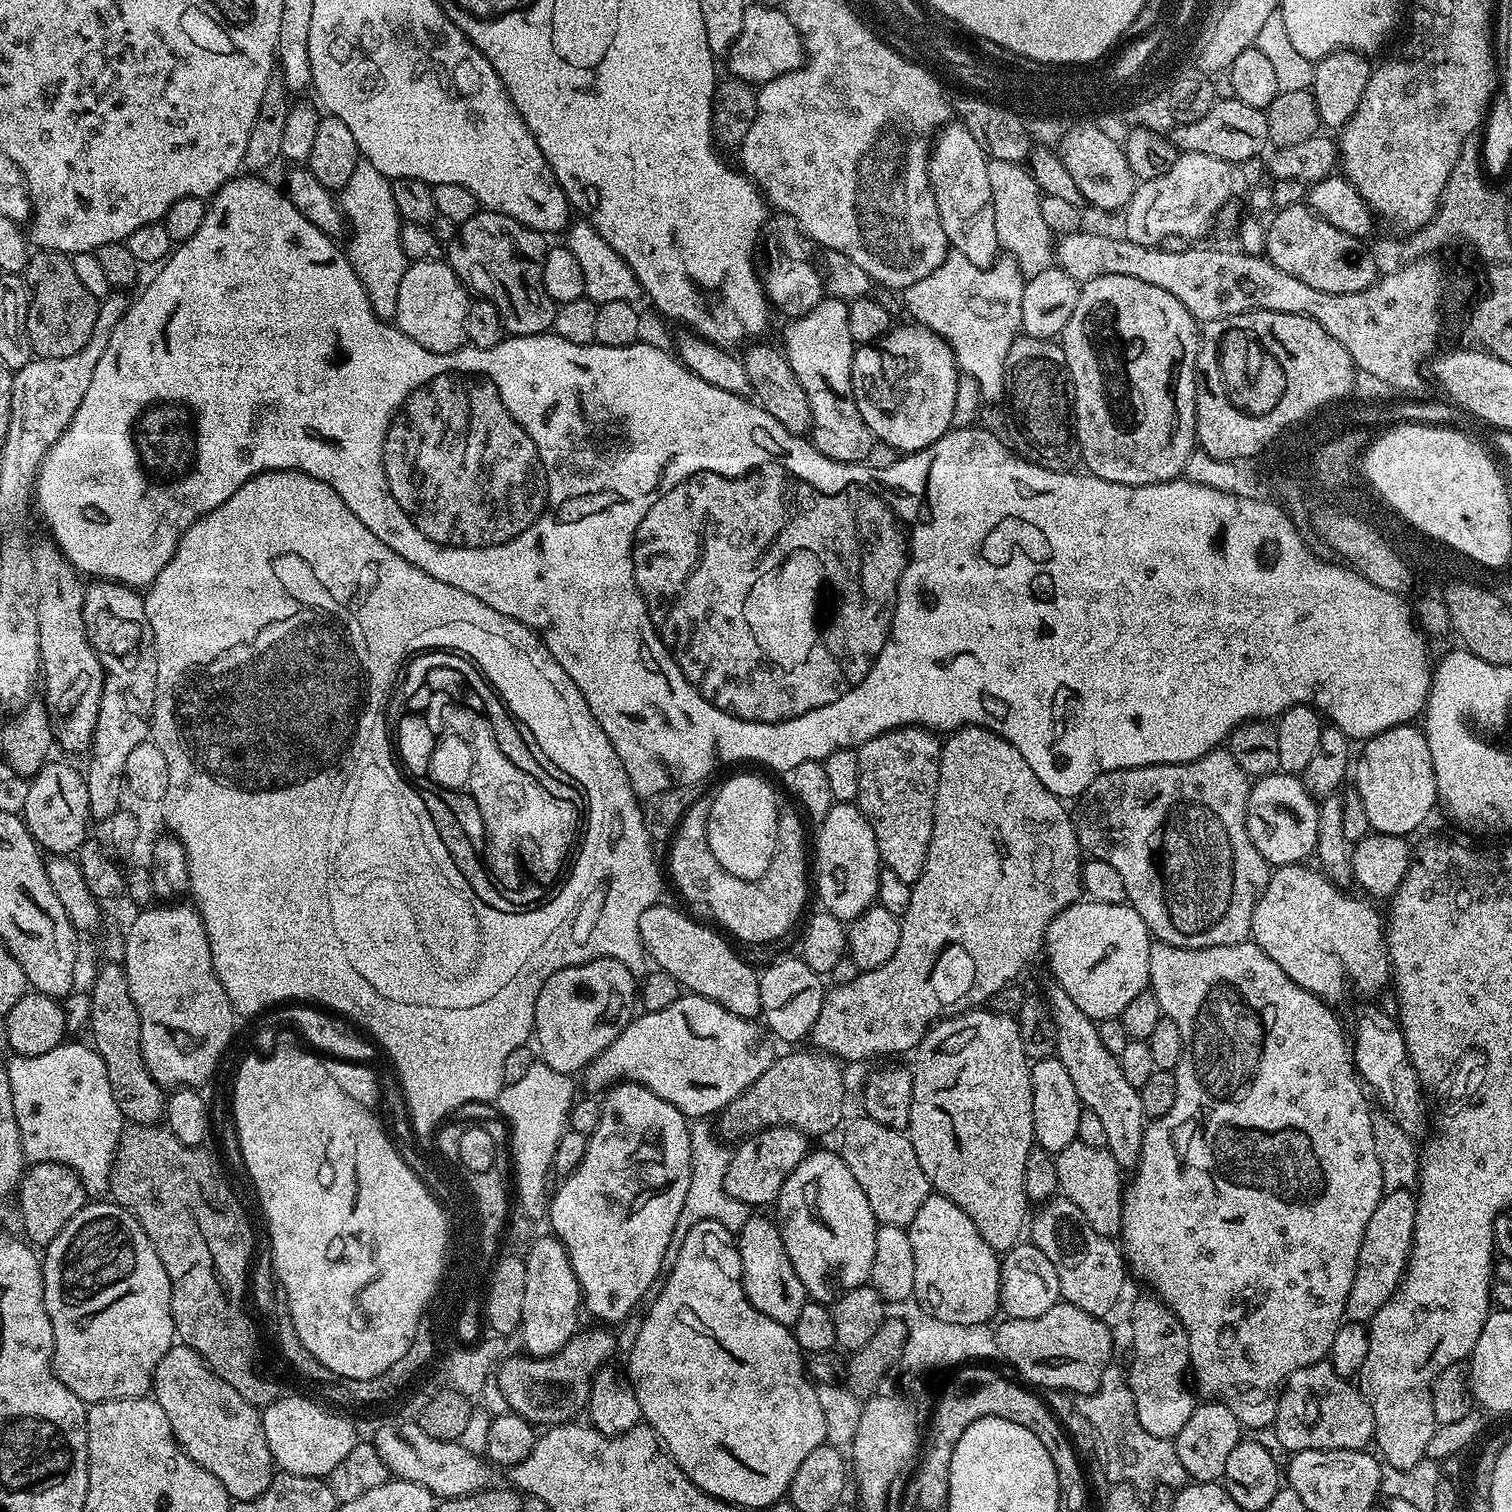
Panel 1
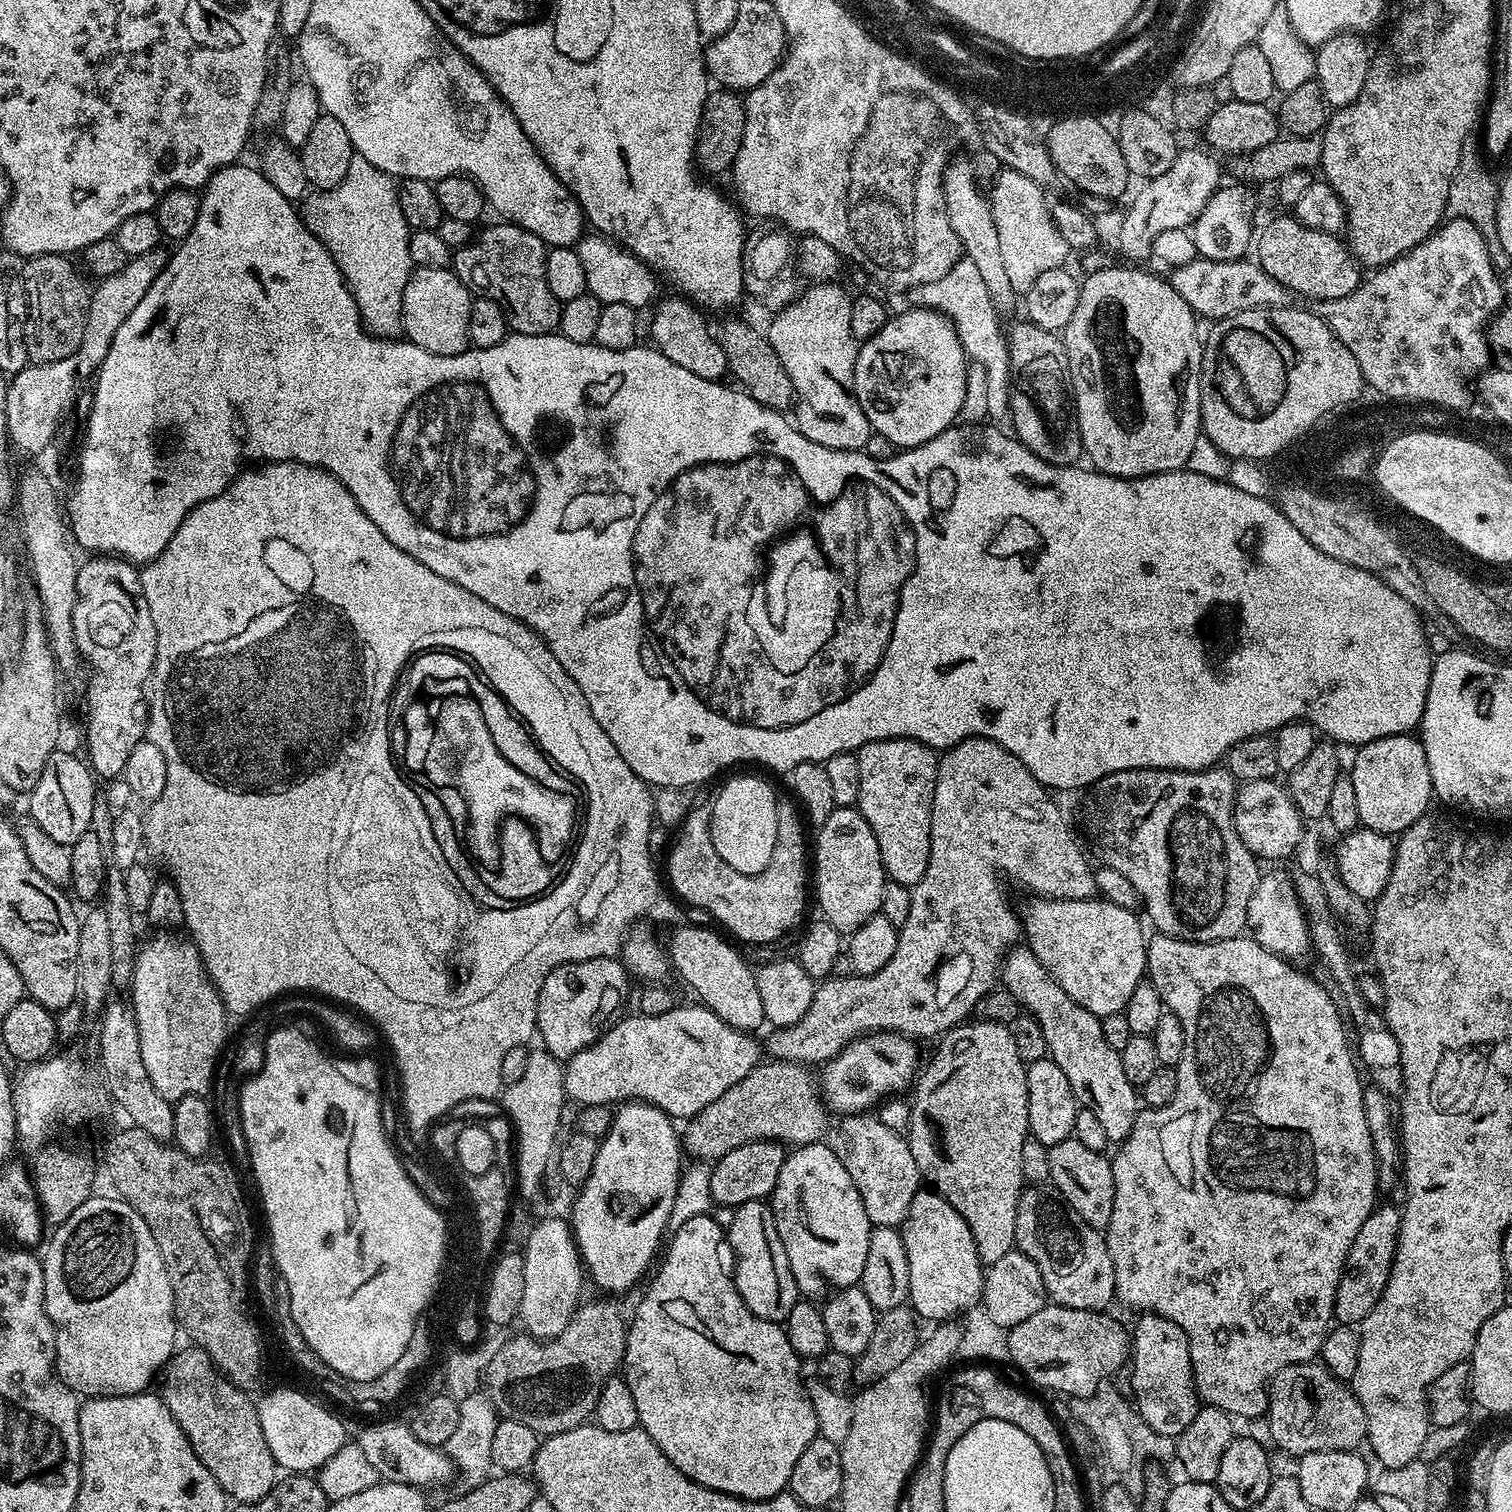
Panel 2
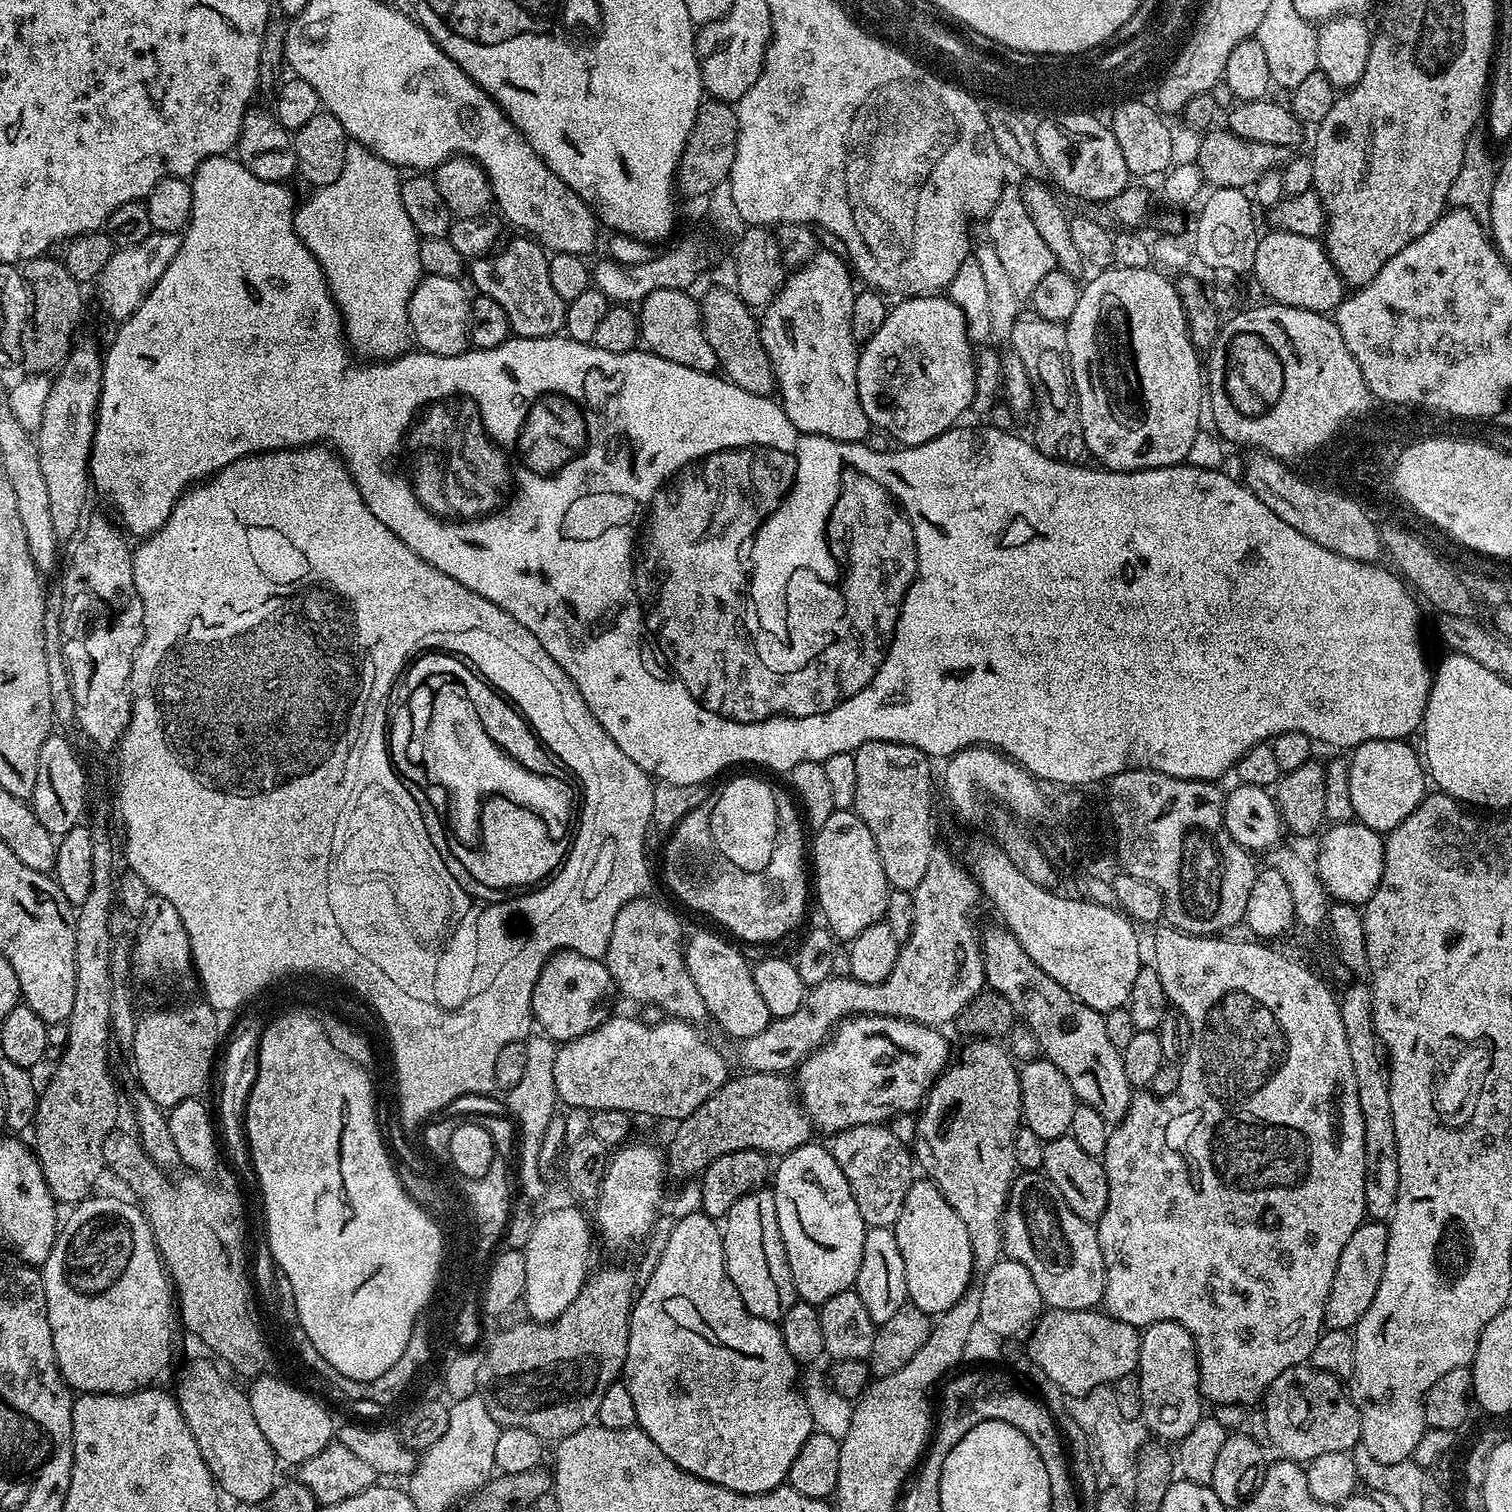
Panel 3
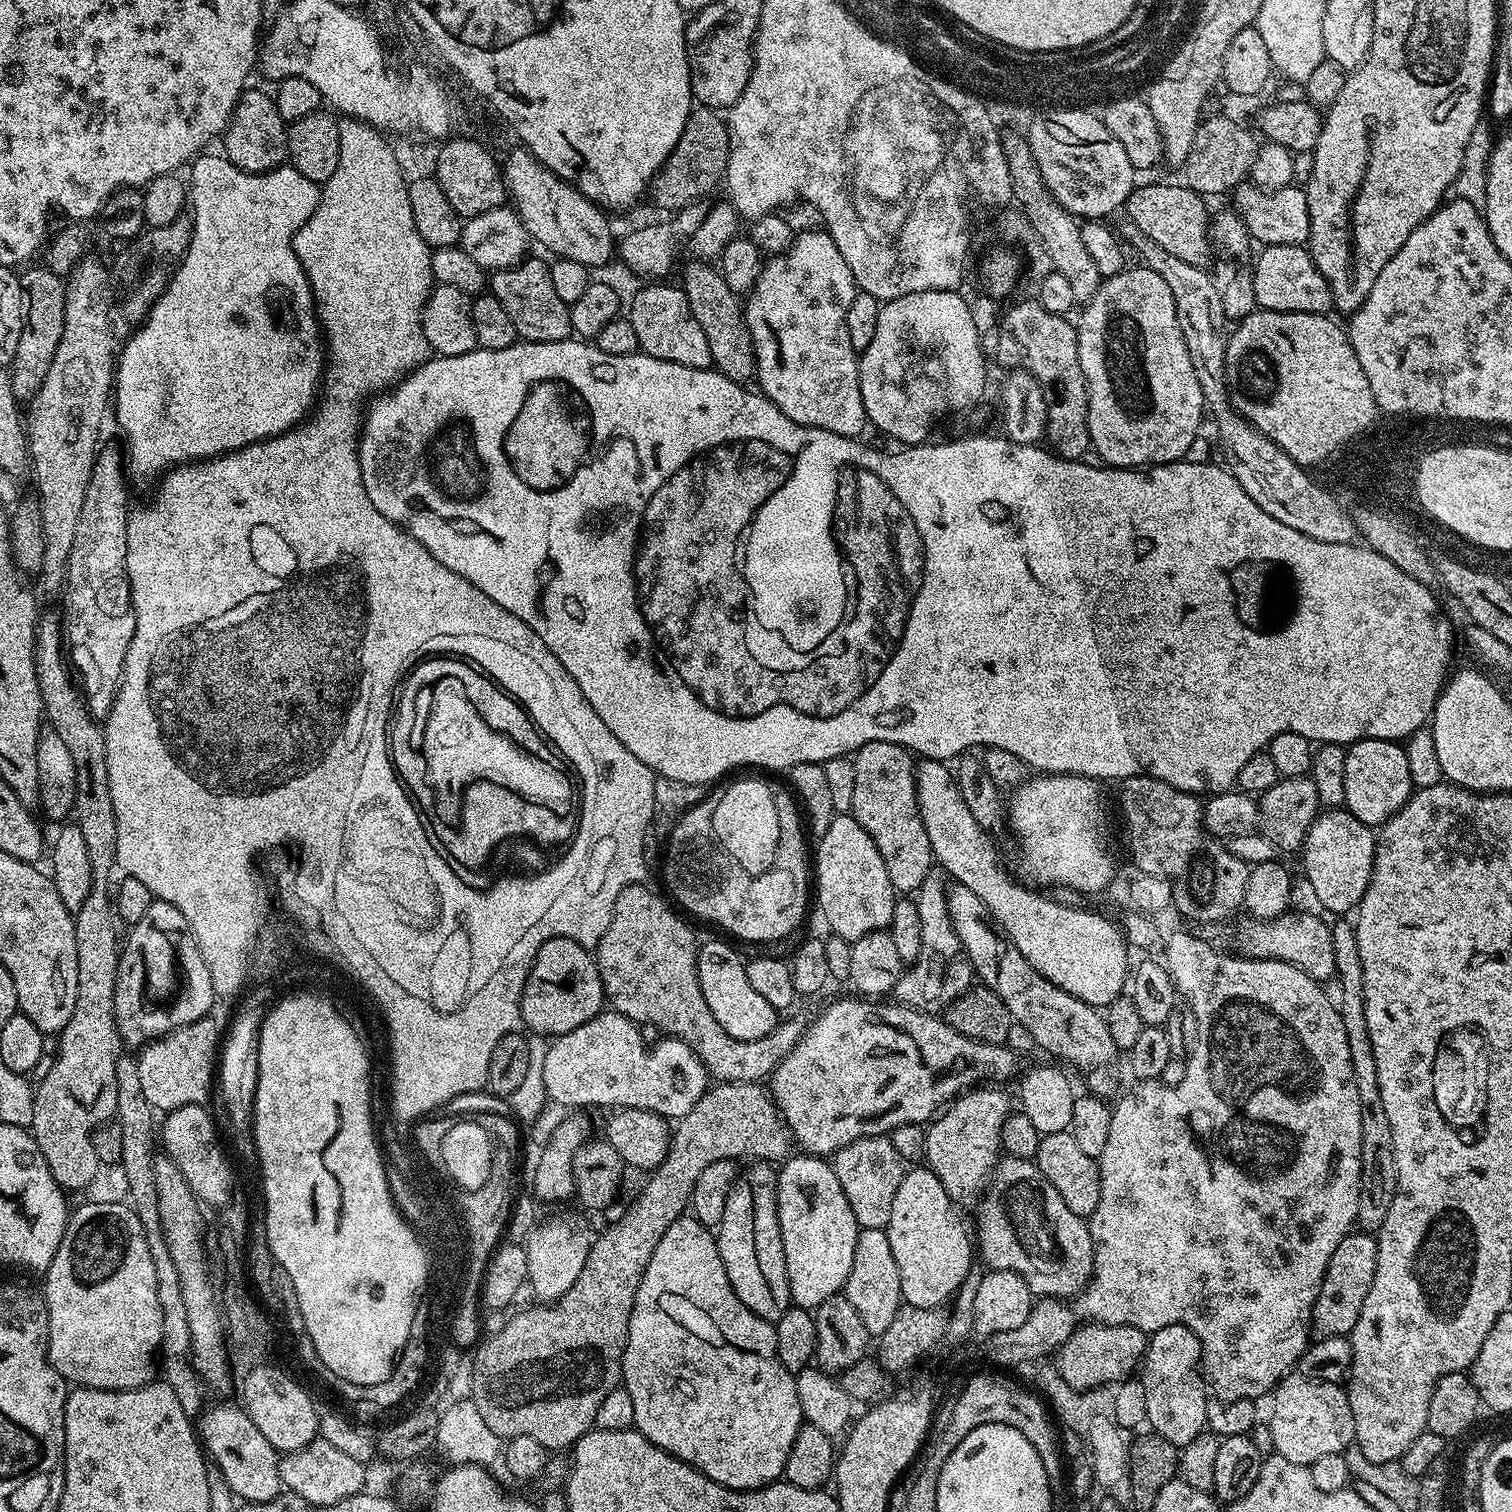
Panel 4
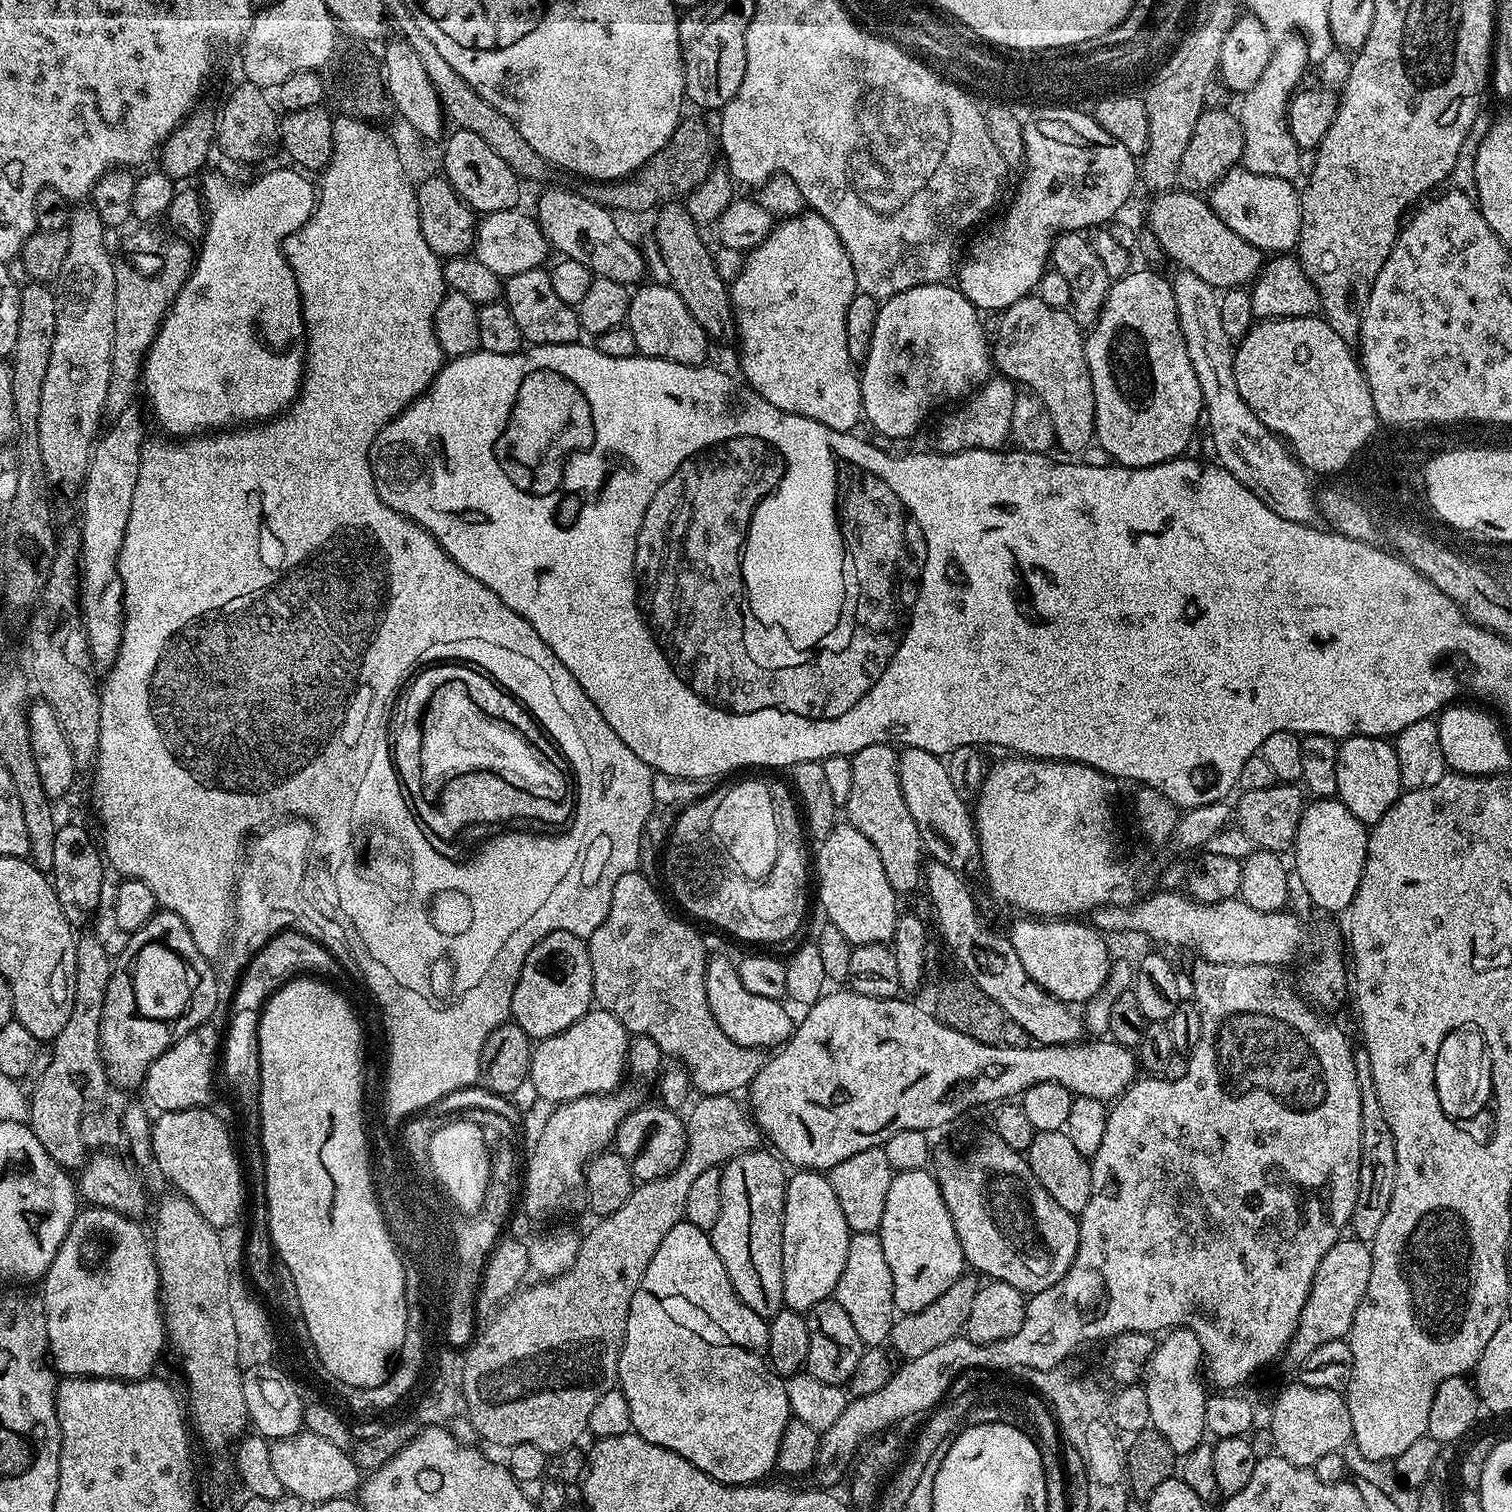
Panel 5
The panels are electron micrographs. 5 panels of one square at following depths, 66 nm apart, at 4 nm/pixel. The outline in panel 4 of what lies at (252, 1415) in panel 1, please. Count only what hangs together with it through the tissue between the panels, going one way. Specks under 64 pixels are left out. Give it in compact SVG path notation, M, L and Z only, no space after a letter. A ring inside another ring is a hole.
M239 1403L216 1404L198 1416L198 1439L207 1459L220 1471L224 1484L241 1501L270 1502L281 1490L280 1456Z

